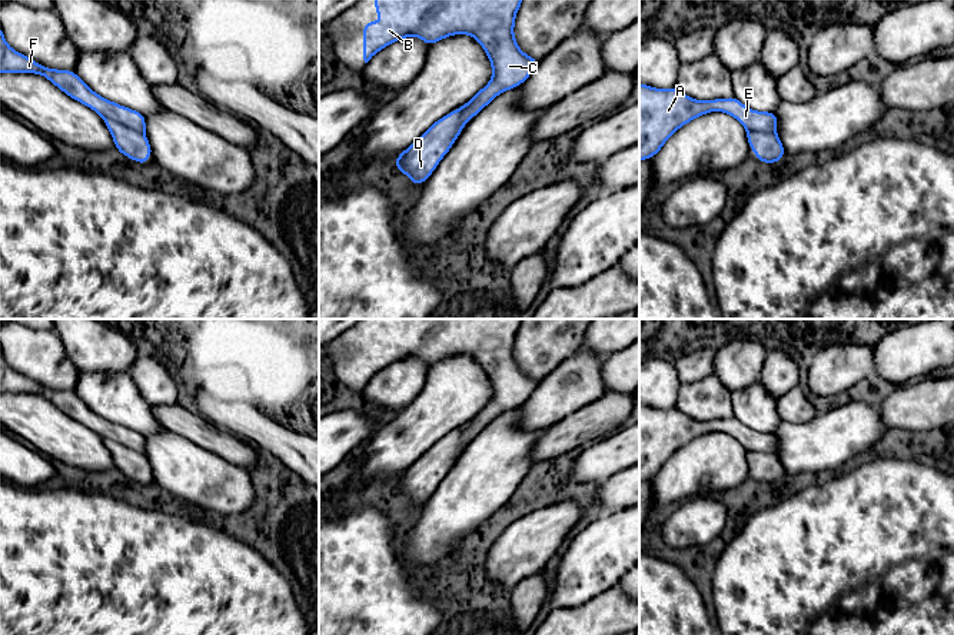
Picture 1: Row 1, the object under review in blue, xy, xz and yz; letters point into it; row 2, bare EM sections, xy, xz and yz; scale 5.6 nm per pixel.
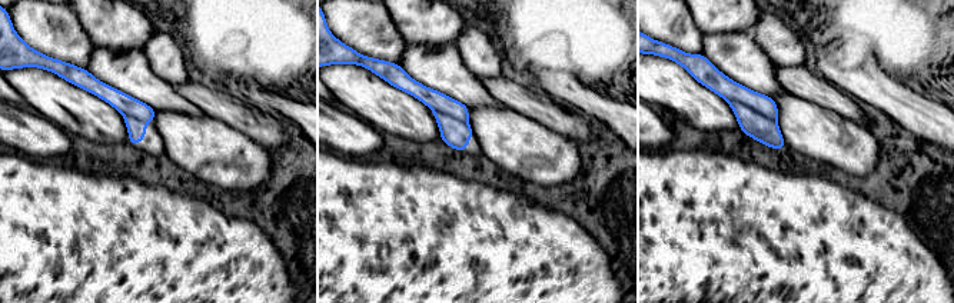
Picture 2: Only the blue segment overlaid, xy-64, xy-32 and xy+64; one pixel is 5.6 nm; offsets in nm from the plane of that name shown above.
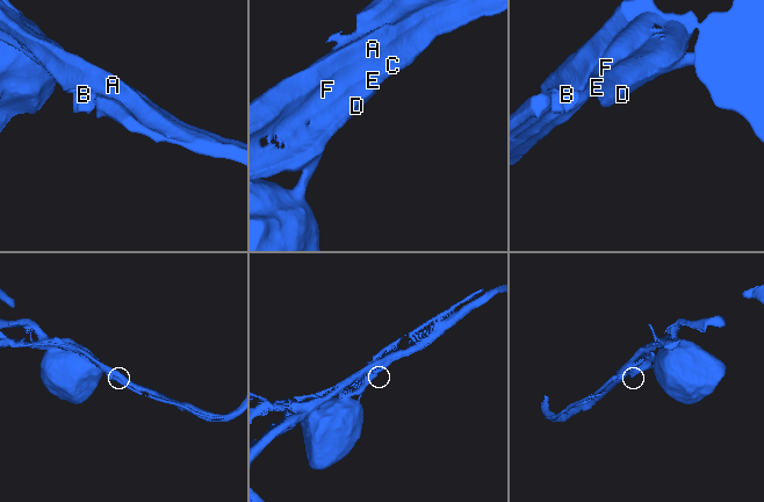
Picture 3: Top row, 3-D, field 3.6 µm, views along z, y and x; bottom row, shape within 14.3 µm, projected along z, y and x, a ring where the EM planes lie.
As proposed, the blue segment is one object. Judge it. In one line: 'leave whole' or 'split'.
split

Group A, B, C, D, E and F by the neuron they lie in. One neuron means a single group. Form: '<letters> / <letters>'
A B C E F / D

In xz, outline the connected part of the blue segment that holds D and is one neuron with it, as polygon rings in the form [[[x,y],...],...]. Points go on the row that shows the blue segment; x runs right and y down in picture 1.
[[[458,107],[436,120],[393,160],[395,167],[405,173],[412,184],[426,182],[463,130],[462,119],[463,110]]]

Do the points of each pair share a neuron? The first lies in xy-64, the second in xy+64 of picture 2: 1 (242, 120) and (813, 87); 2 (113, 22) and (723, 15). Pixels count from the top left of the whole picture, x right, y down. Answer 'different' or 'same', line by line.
1: same
2: same

